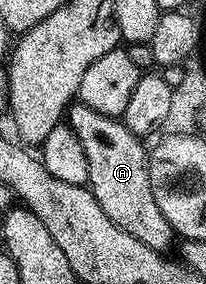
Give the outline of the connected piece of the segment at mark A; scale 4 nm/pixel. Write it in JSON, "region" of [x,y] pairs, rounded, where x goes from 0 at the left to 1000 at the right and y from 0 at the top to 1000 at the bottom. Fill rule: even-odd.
{"region":[[[364,363],[320,387],[320,437],[393,489],[393,518],[413,518],[413,563],[432,574],[432,630],[422,651],[442,683],[490,715],[490,743],[587,799],[587,813],[626,813],[646,842],[684,842],[704,870],[743,870],[811,884],[840,838],[840,810],[820,771],[782,757],[782,729],[762,729],[762,701],[743,701],[743,658],[723,644],[714,599],[718,528],[694,528],[699,500],[597,444],[592,423],[490,405],[490,391],[451,391],[451,377]]]}

